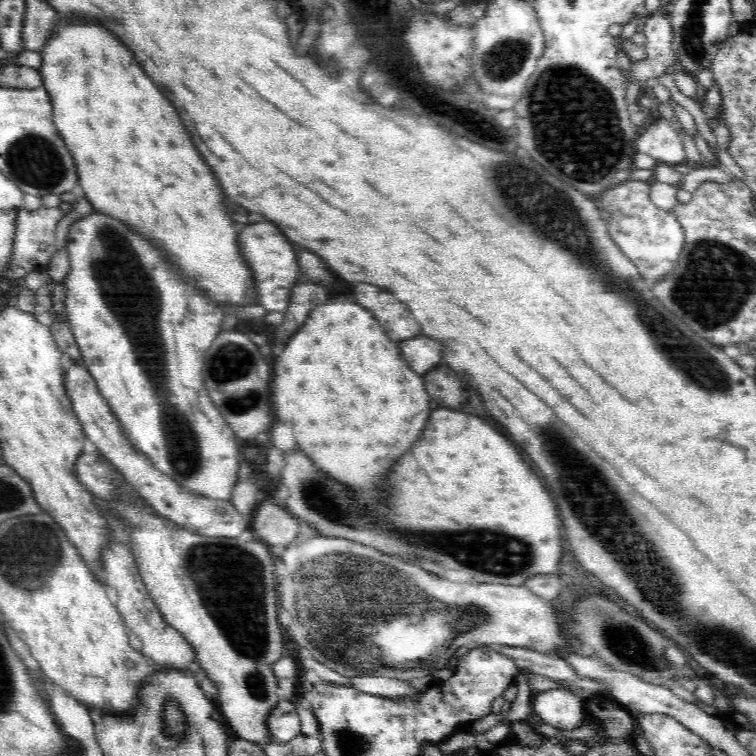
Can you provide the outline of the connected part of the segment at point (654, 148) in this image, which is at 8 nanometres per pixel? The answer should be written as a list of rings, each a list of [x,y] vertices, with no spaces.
[[[660,118],[637,137],[635,148],[638,152],[649,154],[658,163],[678,165],[687,159],[682,138],[686,138],[686,133],[678,132],[670,122]]]

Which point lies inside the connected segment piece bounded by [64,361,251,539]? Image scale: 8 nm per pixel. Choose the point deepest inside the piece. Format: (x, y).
(218, 518)

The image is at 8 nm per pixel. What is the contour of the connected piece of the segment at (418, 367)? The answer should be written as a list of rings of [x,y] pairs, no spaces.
[[[416,336],[410,340],[402,340],[400,352],[402,358],[412,366],[412,370],[416,370],[420,375],[428,372],[434,364],[438,364],[442,344],[428,336]]]

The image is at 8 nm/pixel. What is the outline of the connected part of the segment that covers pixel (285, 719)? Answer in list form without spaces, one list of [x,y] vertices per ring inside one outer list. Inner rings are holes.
[[[279,700],[278,704],[272,708],[268,720],[268,733],[270,733],[269,748],[274,748],[280,743],[294,741],[297,736],[303,734],[300,731],[300,718],[296,713],[293,700]]]

